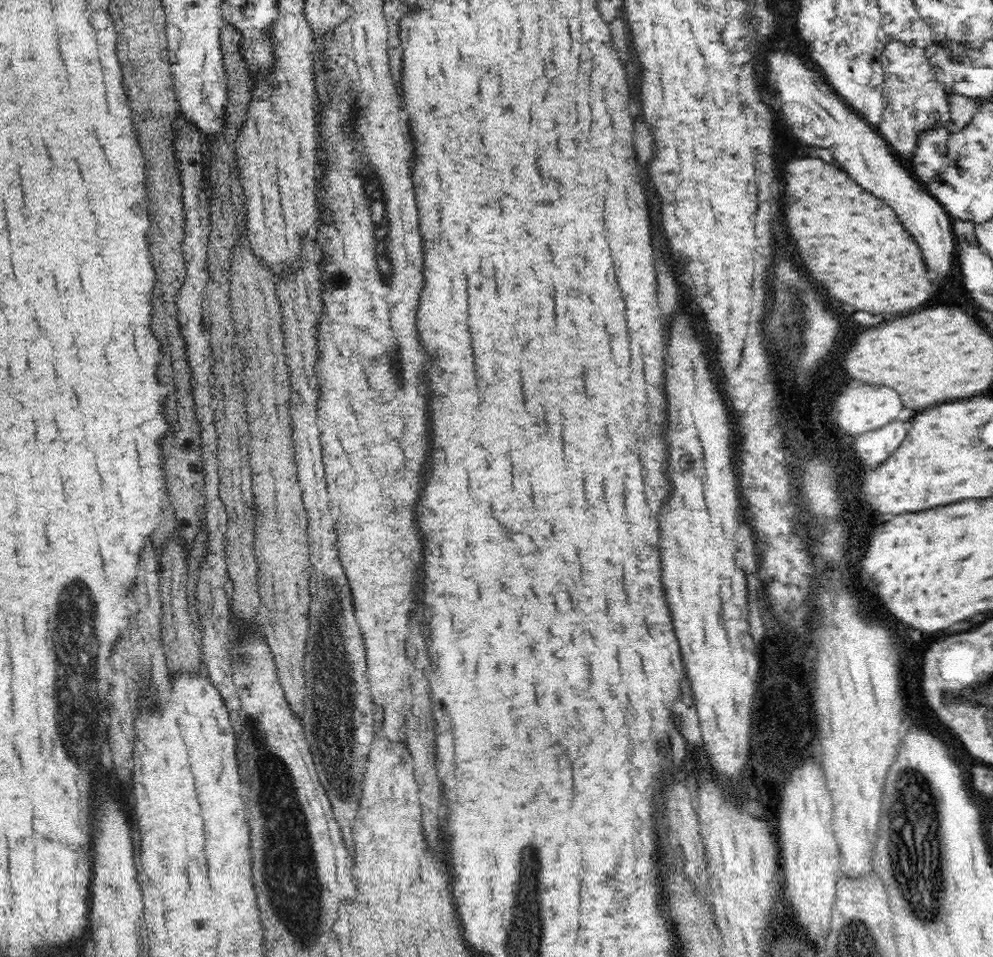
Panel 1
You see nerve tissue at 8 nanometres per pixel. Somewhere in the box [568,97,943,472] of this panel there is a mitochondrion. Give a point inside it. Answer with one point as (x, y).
(795, 293)

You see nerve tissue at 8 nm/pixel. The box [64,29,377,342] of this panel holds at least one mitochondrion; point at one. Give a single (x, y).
(352, 105)

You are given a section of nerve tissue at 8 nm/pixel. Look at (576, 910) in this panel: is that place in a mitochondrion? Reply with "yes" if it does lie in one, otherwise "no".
no

